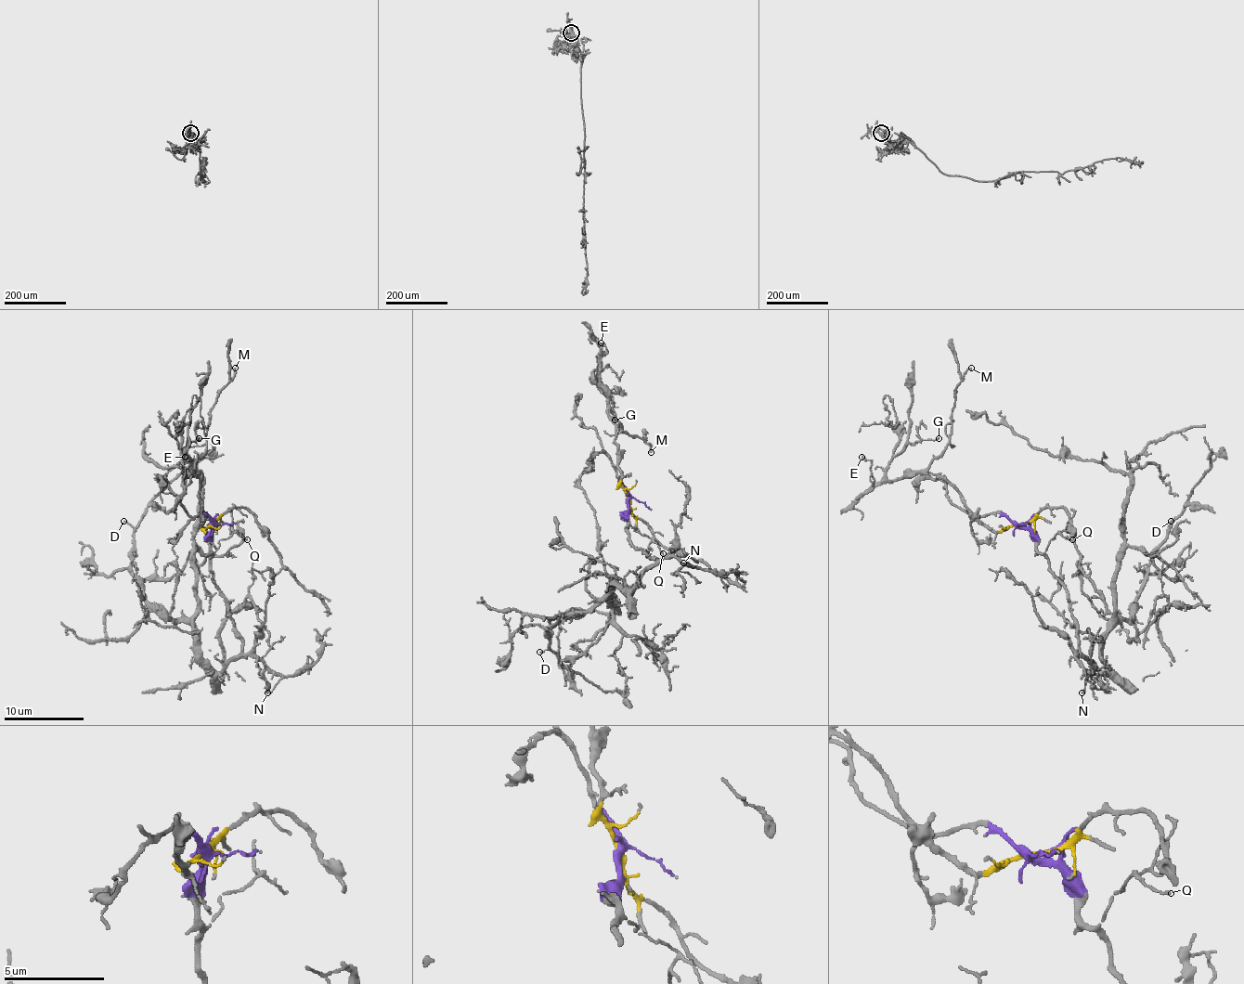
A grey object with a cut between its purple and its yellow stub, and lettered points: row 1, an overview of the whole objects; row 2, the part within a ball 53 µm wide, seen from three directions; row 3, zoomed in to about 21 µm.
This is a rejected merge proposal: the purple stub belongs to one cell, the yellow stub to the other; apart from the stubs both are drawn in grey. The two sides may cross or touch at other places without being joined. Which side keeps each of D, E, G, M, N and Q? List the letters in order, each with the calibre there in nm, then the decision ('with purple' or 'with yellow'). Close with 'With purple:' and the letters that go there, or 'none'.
D: 110 nm | with purple
E: 80 nm | with yellow
G: 60 nm | with yellow
M: 120 nm | with yellow
N: 110 nm | with purple
Q: 110 nm | with purple
With purple: D, N, Q

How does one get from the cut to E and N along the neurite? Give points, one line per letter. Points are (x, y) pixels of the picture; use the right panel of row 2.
E: (1019, 524), (990, 530), (945, 480), (931, 472), (907, 472), (900, 480), (877, 482), (871, 462), (861, 456)
N: (1019, 524), (1037, 542), (1049, 572), (1063, 586), (1075, 620), (1075, 660), (1085, 678), (1082, 692)

